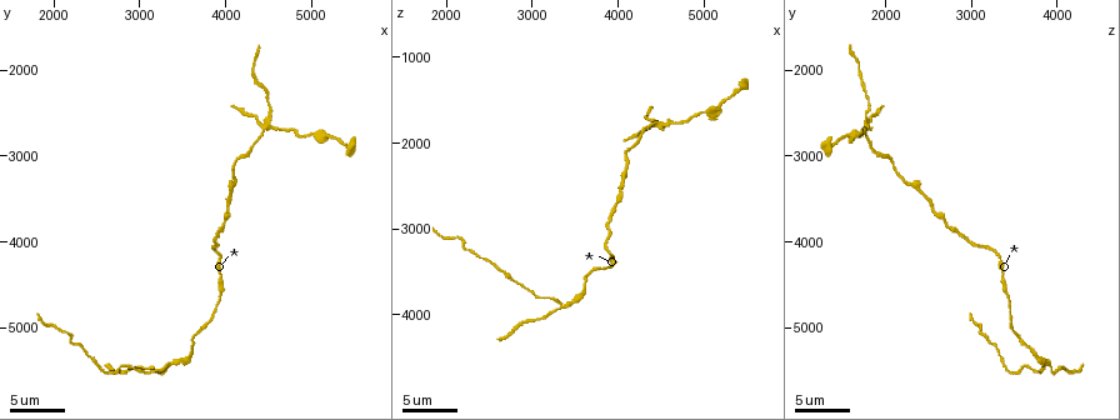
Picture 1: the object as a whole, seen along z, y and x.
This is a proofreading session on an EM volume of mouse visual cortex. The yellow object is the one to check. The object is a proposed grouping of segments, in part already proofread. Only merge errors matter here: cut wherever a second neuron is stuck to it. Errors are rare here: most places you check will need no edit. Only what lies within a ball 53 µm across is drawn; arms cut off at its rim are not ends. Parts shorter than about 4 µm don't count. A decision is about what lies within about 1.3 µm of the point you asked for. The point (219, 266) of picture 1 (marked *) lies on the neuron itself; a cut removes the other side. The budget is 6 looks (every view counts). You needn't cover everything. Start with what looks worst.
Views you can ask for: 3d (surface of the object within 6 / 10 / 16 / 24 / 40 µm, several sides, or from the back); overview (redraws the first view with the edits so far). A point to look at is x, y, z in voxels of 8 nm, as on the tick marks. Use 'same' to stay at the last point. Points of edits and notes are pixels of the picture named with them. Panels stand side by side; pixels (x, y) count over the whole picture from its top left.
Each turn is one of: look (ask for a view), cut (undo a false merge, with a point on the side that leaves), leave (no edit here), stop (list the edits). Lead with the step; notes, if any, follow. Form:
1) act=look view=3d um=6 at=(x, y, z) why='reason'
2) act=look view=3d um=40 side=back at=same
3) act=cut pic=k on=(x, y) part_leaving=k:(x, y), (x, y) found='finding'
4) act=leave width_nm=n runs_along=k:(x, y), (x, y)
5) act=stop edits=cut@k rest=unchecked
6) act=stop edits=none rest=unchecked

act=look view=3d um=10 at=(3300, 5450, 3900) why='thin arm on a thick one'

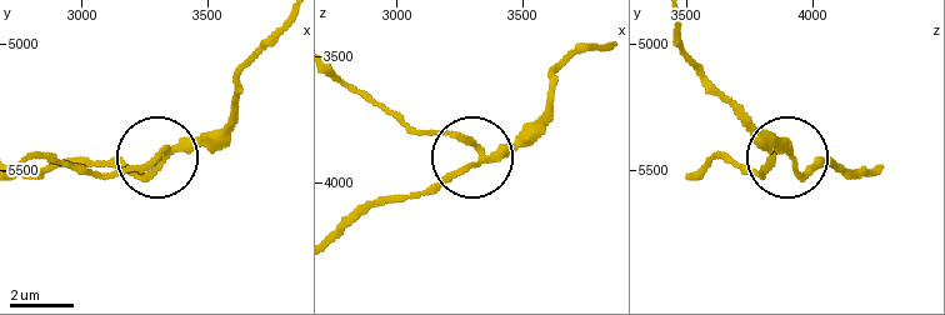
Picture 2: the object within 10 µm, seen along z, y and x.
act=leave found='one neuron here'

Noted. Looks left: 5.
act=look view=3d um=16 at=(4500, 2650, 1800) why='looks like a crossing'

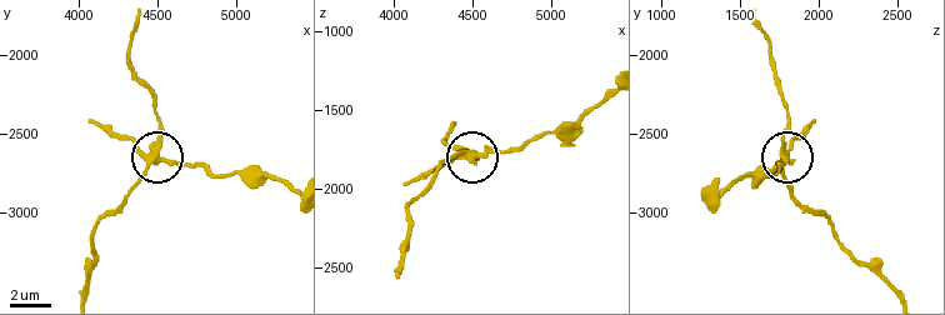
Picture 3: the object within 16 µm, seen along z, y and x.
act=look view=3d um=6 at=(4500, 2620, 1780)

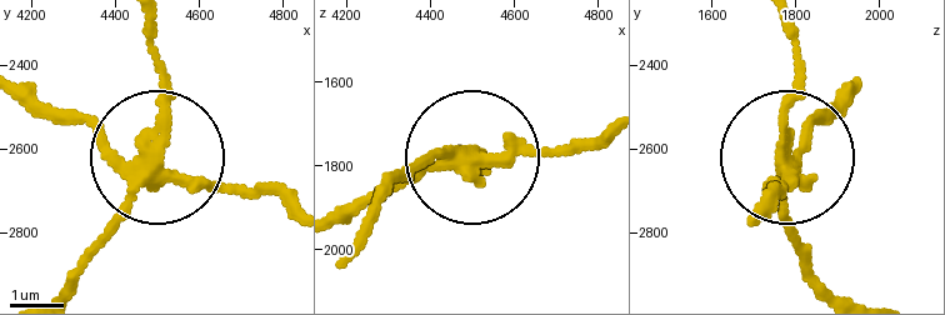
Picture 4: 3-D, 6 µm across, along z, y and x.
act=cut pic=4 on=(81, 124) part_leaving=4:(150, 160), (293, 200) found='two neurons meet here'

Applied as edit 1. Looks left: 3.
act=look view=3d um=10 at=(4150, 3300, 2200) why='sudden change in width'

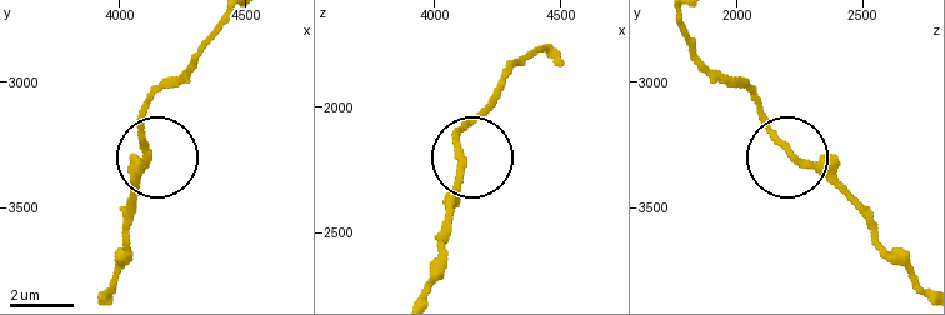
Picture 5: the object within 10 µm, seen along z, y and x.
act=leave runs_along=5:(923, 286), (850, 198), (788, 158), (756, 95) found='all the same neuron'

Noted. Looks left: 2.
act=stop edits=cut@4 rest=unchecked

